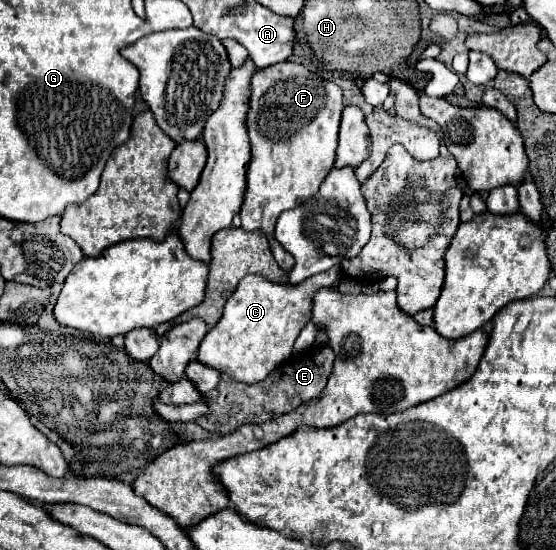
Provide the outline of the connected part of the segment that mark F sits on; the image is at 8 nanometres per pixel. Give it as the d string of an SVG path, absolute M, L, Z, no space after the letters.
M279 62L257 70L251 88L247 128L253 156L247 170L245 200L239 212L241 226L243 230L265 232L277 264L285 272L291 272L295 260L275 240L275 220L281 212L311 198L333 168L343 92L337 84L319 78L295 62Z

